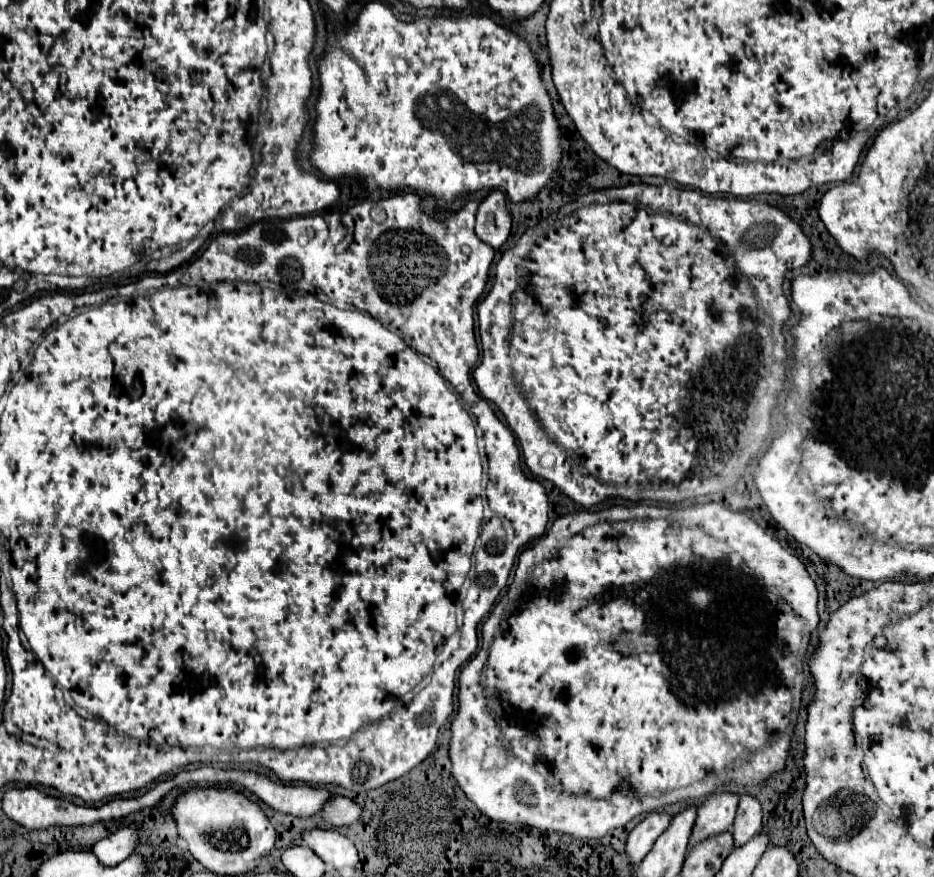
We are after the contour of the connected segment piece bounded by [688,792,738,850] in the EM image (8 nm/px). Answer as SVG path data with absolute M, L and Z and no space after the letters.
M724 792L724 794L714 794L714 796L710 796L710 798L698 808L698 816L696 816L696 822L694 822L694 828L692 828L692 834L690 834L690 846L688 846L688 850L690 850L692 846L696 846L700 840L708 840L710 836L716 836L716 834L720 834L720 832L726 832L726 830L732 826L732 822L734 822L736 806L738 806L738 796L736 796L736 794Z

